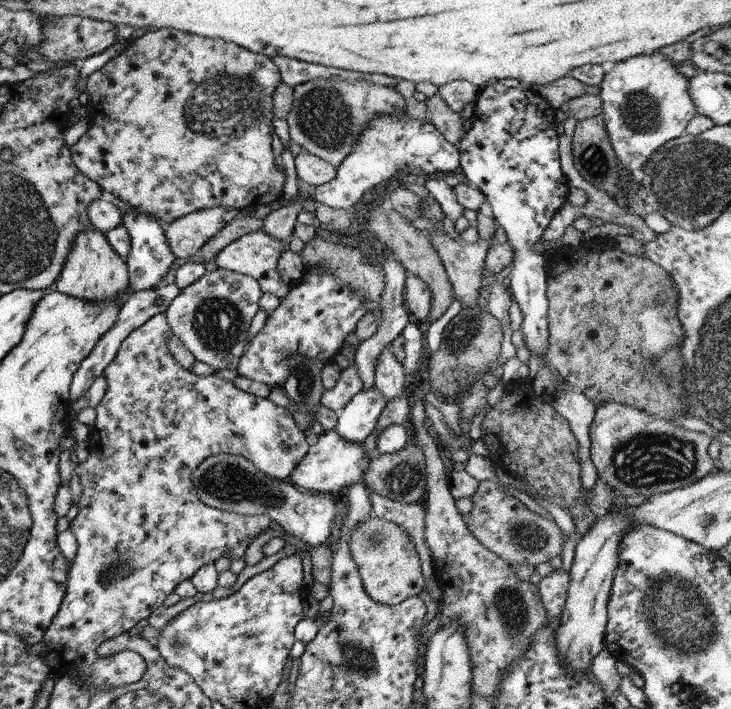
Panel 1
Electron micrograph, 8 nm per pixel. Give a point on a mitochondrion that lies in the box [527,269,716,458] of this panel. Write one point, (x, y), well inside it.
(669, 385)

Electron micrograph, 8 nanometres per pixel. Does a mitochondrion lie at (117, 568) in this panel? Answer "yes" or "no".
yes

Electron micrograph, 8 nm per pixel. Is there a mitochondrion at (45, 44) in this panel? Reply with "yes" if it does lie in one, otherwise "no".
no

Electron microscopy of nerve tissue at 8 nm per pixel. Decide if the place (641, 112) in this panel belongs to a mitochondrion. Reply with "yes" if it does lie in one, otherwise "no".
yes

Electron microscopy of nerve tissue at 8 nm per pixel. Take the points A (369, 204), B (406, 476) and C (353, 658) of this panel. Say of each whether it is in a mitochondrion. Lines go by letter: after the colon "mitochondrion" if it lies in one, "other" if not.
A: other
B: mitochondrion
C: mitochondrion

